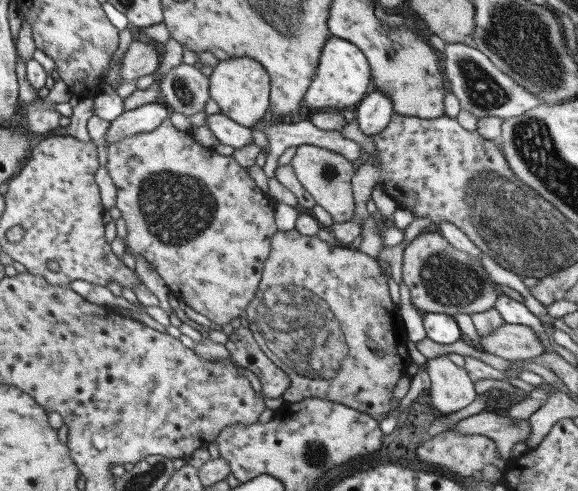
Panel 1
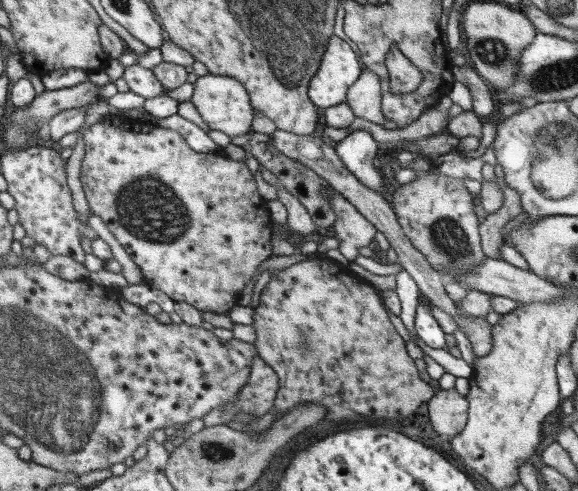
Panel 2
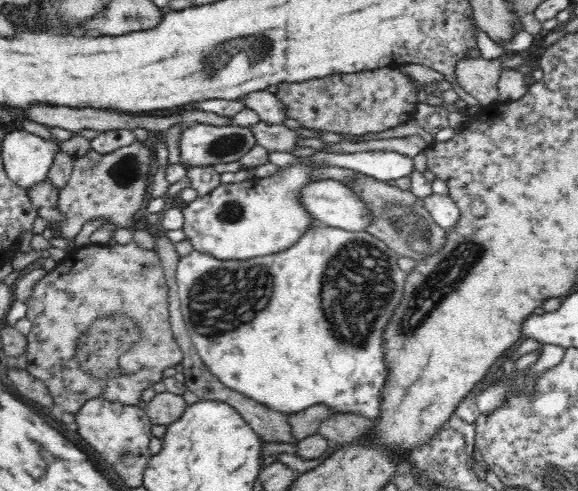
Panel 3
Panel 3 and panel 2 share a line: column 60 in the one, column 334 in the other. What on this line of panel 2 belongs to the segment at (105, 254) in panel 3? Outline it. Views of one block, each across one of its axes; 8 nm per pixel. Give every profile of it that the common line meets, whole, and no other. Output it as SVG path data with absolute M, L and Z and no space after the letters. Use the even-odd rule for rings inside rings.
M312 254L311 259L307 259L291 265L285 269L279 270L271 276L270 281L262 290L260 302L254 309L254 322L251 324L255 328L256 341L255 348L257 354L260 355L264 362L267 362L279 376L279 389L274 401L275 408L280 412L284 412L293 406L297 406L304 402L317 402L325 404L325 406L342 406L342 408L350 408L356 414L364 414L364 416L378 416L378 418L404 418L410 416L422 402L428 402L433 396L435 389L430 384L420 378L419 371L414 365L412 359L406 352L404 339L396 332L396 328L392 325L381 295L378 290L370 284L369 281L362 279L354 272L348 270L347 267L337 263L336 261L326 258L321 254Z

